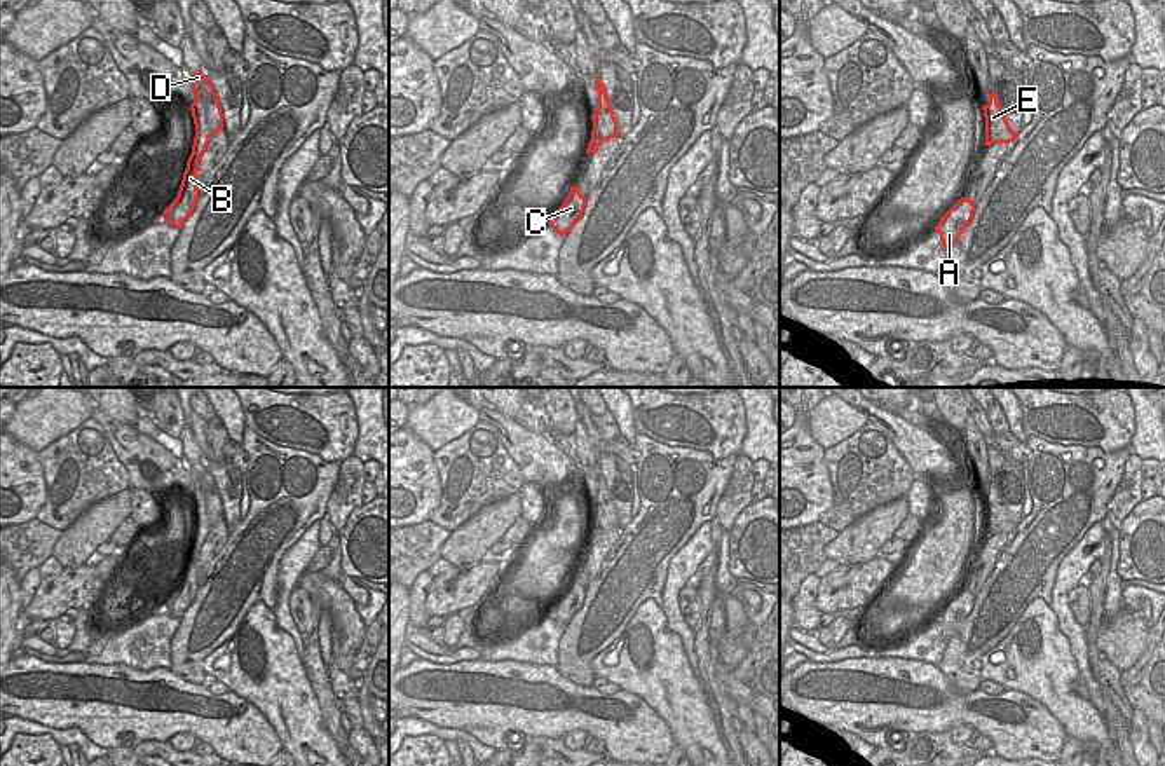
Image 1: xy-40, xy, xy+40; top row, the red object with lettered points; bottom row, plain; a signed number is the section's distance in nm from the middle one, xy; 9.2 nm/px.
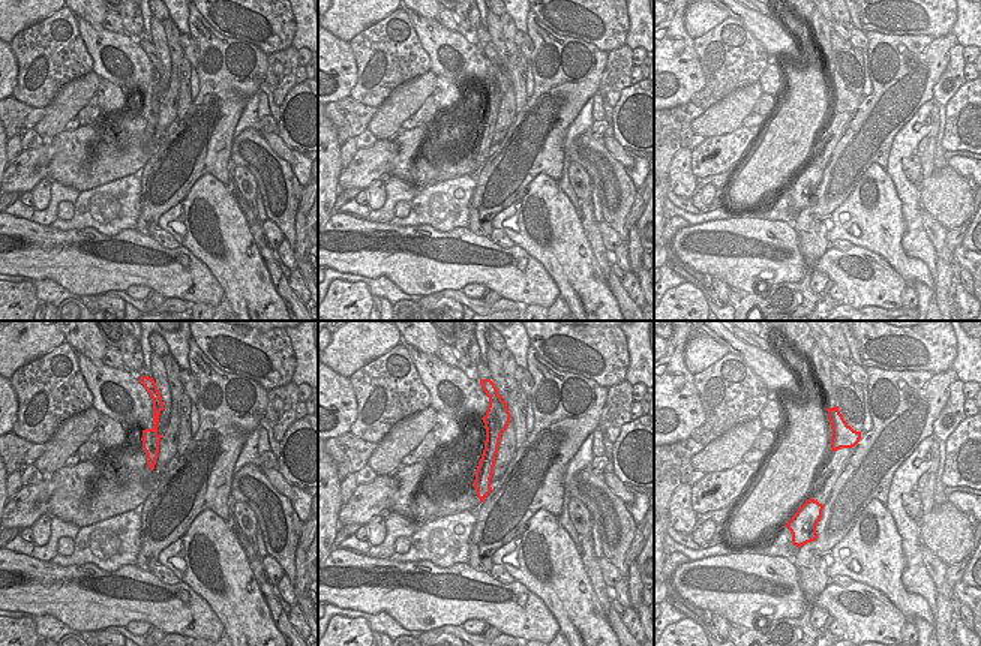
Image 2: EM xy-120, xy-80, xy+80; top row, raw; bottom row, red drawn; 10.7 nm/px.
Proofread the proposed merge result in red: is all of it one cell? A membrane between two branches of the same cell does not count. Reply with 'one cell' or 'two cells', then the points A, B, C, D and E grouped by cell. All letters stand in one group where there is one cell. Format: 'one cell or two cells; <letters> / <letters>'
two cells; A B C / D E

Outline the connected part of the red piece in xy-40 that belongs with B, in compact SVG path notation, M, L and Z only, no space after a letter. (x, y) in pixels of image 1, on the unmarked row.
M194 501L192 503L195 515L195 529L192 536L192 544L187 551L187 560L183 564L183 571L178 581L176 590L164 600L160 605L164 612L169 612L173 618L183 618L185 611L192 605L199 581L197 581L197 560L202 544L211 529L211 520L208 515L208 501Z

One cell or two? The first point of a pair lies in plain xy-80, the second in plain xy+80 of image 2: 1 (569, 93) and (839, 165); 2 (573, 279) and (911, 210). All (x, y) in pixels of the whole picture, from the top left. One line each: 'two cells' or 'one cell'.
1: one cell
2: two cells

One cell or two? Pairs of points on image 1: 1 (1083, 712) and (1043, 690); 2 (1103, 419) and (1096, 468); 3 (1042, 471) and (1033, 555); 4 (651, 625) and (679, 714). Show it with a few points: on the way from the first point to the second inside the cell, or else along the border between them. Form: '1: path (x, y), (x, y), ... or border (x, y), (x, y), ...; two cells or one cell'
1: path (1073, 712), (1054, 695); one cell
2: border (1059, 444), (1097, 445), (1104, 451), (1129, 447); two cells
3: path (1045, 492), (1045, 534); one cell
4: path (656, 648), (656, 669), (674, 691); one cell

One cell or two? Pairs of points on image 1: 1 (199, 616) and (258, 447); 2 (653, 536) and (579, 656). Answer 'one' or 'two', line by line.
1: one
2: one

